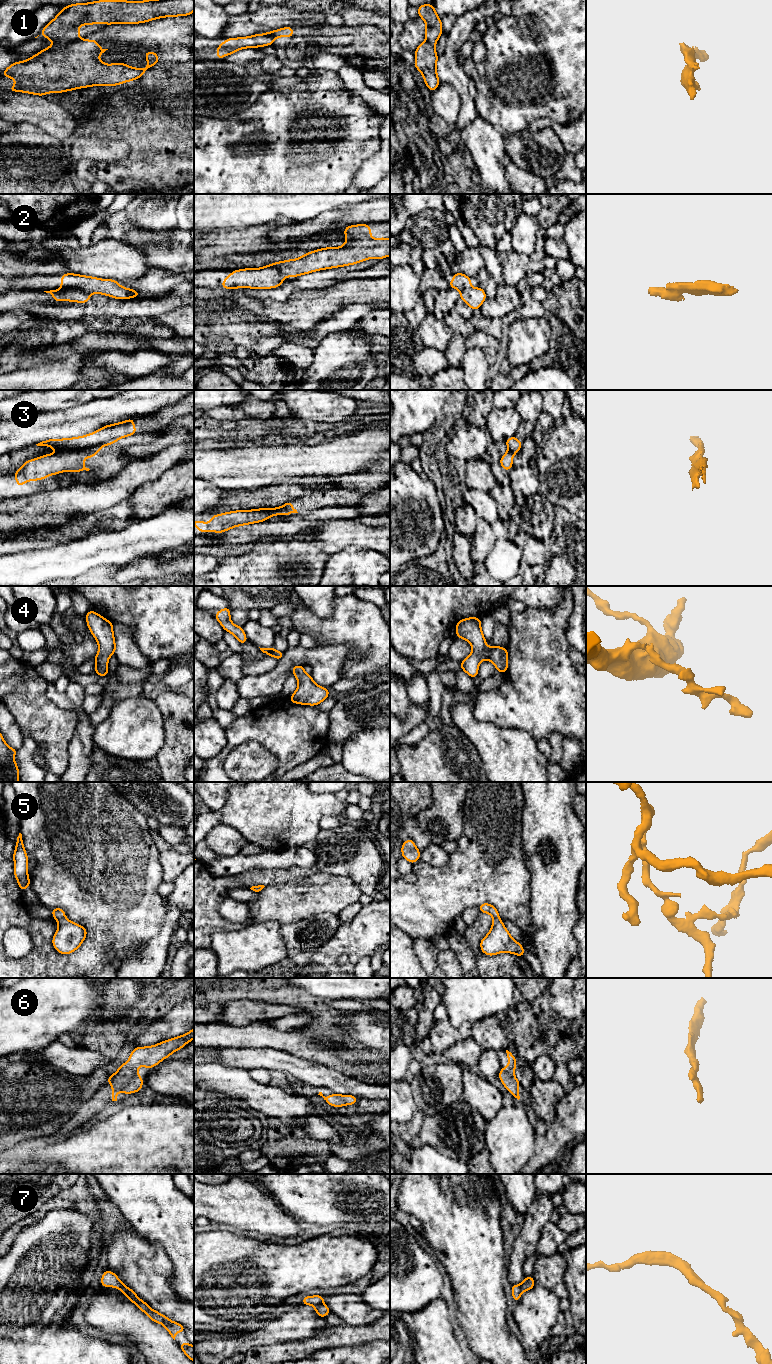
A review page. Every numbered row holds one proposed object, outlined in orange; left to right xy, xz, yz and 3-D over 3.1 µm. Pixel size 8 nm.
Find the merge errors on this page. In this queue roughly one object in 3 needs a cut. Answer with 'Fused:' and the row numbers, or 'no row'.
Fused: 1, 2, 3

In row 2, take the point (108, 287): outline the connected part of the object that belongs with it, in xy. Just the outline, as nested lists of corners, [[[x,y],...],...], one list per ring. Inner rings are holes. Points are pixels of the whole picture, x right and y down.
[[[73,273],[62,274],[61,289],[79,289],[87,293],[98,293],[115,299],[129,299],[141,296],[138,291],[122,287],[118,281],[99,279]]]

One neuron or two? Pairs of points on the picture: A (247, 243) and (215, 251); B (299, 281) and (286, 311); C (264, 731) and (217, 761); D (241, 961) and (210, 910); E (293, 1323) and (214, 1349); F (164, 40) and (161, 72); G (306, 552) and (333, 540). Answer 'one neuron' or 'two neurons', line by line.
A: one neuron
B: two neurons
C: one neuron
D: two neurons
E: one neuron
F: two neurons
G: two neurons

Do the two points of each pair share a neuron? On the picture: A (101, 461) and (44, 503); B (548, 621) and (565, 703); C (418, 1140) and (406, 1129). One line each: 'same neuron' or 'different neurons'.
A: different neurons
B: same neuron
C: different neurons

